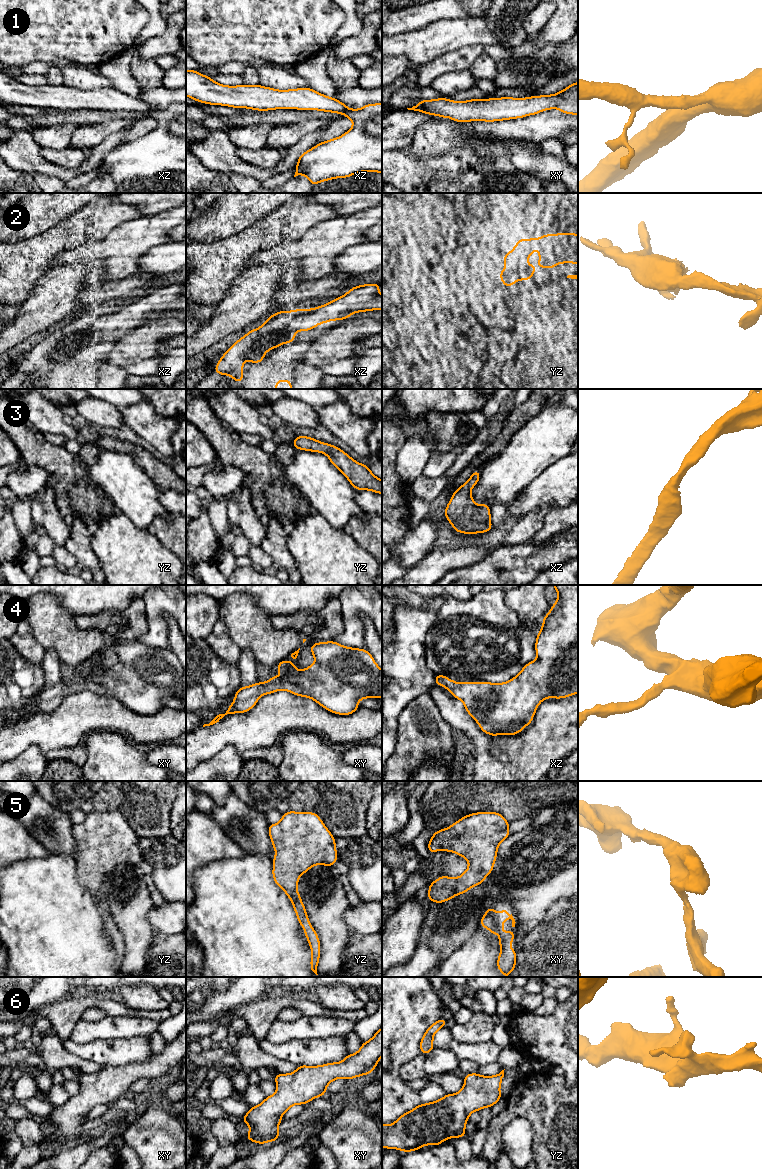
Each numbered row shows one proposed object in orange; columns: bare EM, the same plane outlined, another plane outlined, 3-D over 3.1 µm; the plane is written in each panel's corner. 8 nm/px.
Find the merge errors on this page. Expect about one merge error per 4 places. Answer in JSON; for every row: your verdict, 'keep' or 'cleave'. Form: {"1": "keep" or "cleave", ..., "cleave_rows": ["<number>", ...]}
{"1": "keep", "2": "keep", "3": "keep", "4": "keep", "5": "keep", "6": "keep", "cleave_rows": []}

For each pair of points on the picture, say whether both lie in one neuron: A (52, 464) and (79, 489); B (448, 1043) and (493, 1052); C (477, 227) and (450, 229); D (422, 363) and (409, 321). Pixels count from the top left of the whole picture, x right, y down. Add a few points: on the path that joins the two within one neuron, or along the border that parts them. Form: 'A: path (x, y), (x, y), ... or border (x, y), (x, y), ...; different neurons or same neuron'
A: path (59, 471), (72, 485); same neuron
B: path (459, 1048), (463, 1051), (482, 1052); same neuron
C: border (461, 232), (457, 246), (447, 252); different neurons
D: path (415, 353), (409, 345), (409, 331); same neuron

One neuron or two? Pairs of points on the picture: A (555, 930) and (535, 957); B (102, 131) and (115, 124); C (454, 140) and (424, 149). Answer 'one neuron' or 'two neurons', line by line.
A: one neuron
B: one neuron
C: one neuron

